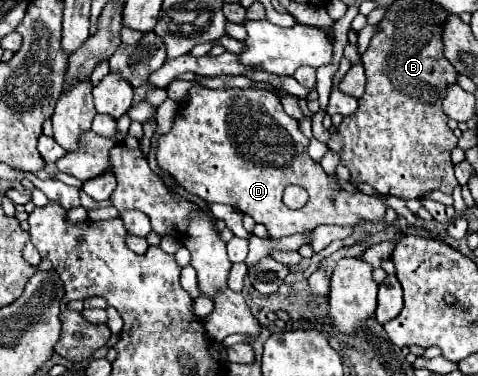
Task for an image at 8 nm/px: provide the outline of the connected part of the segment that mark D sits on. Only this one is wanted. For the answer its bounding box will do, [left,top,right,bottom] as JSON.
[156,87,386,239]

